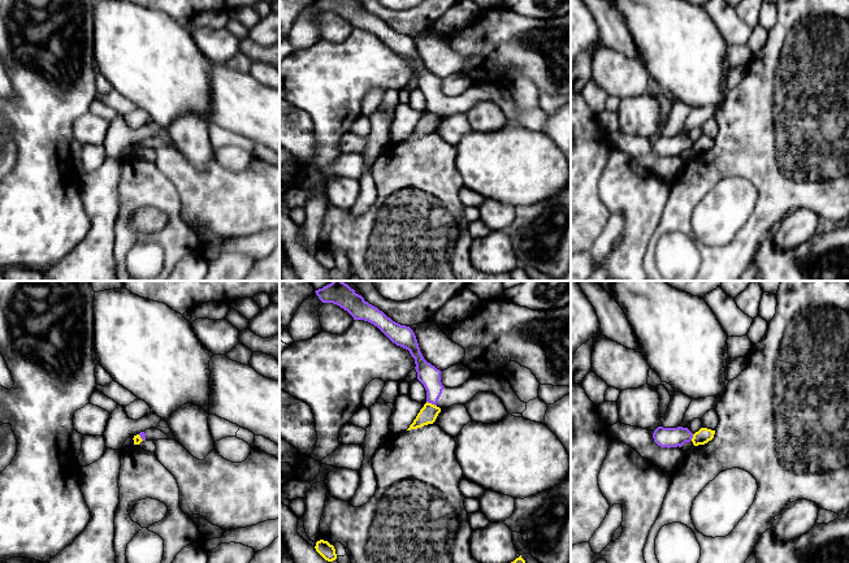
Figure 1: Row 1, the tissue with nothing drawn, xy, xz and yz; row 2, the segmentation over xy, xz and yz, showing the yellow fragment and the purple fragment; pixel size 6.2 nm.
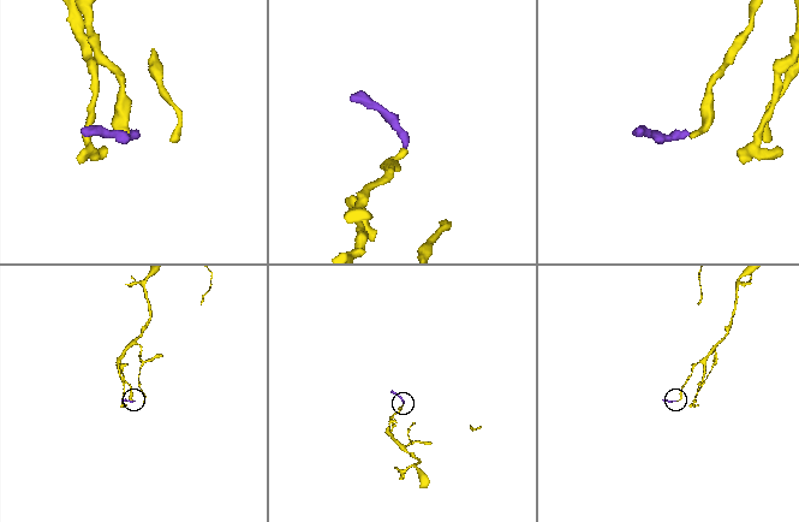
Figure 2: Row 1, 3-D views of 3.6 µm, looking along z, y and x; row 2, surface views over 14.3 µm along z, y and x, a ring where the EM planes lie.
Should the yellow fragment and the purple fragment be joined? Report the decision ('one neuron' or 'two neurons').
two neurons

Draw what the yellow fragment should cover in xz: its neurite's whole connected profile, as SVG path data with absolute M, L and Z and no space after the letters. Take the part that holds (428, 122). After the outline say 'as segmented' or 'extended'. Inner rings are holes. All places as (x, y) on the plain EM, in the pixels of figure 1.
M426 111L407 139L417 138L424 134L433 133L439 121L441 121L439 116Z; as segmented

